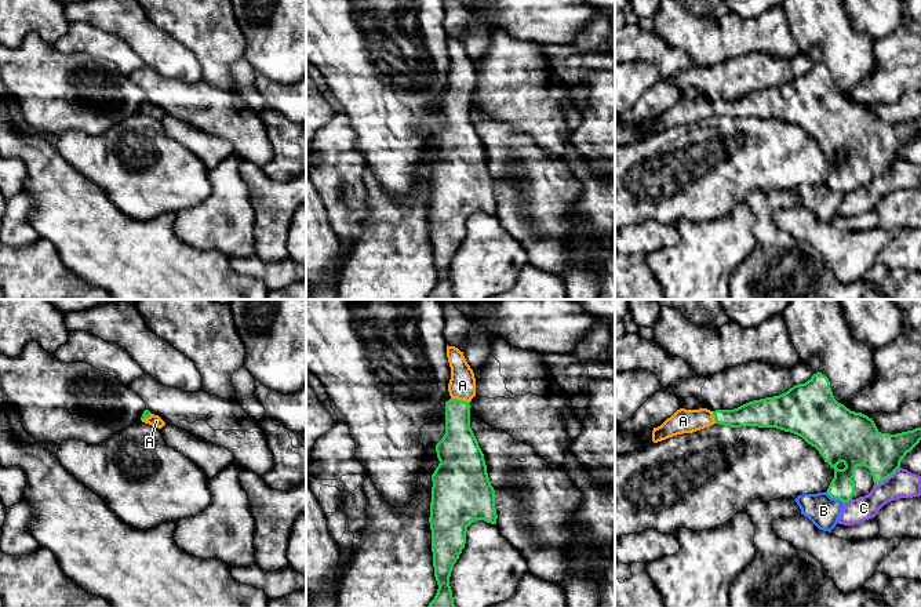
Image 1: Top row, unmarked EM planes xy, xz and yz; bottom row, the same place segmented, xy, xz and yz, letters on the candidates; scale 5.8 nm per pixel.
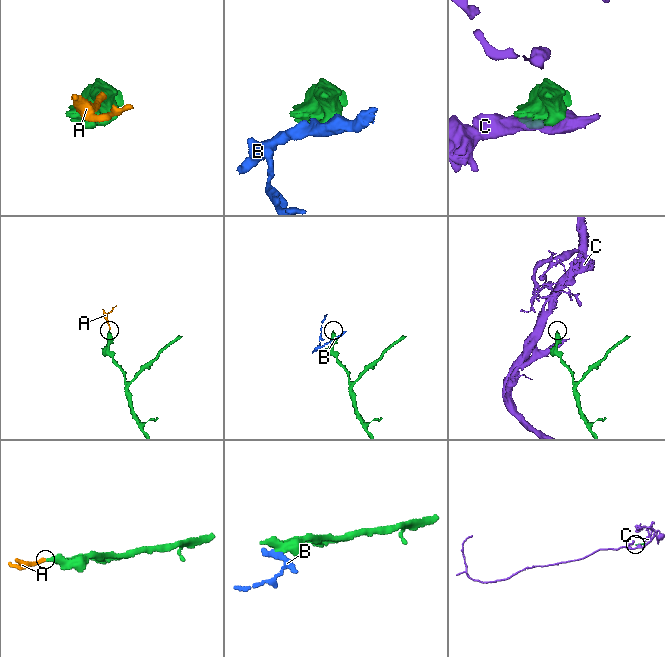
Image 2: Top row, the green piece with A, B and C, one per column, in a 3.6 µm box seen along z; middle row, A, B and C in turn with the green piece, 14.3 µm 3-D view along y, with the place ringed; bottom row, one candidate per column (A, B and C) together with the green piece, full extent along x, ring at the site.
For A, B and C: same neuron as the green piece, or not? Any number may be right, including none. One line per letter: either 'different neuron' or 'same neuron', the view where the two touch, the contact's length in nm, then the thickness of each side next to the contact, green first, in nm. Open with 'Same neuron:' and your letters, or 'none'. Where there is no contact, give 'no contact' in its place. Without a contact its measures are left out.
Same neuron: A
A: same neuron; contact in xz; length 110 nm; calibres 200 and 160 nm
B: different neuron; contact in yz; length 130 nm; calibres 140 and 190 nm
C: different neuron; contact in yz; length 190 nm; calibres 260 and 160 nm

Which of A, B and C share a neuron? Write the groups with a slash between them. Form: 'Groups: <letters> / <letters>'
Groups: A / B / C

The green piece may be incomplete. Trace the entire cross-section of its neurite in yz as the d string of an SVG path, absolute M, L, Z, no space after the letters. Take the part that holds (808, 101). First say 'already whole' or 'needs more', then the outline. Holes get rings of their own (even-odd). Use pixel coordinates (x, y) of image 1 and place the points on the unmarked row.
needs more; M818 62L805 74L794 76L779 87L753 91L733 101L680 99L660 117L654 119L652 132L692 124L714 115L729 119L776 119L802 128L834 160L834 170L826 183L844 195L867 186L874 175L892 167L900 159L906 145L921 131L921 119L896 126L881 124L871 109L838 94L833 87L829 69Z

